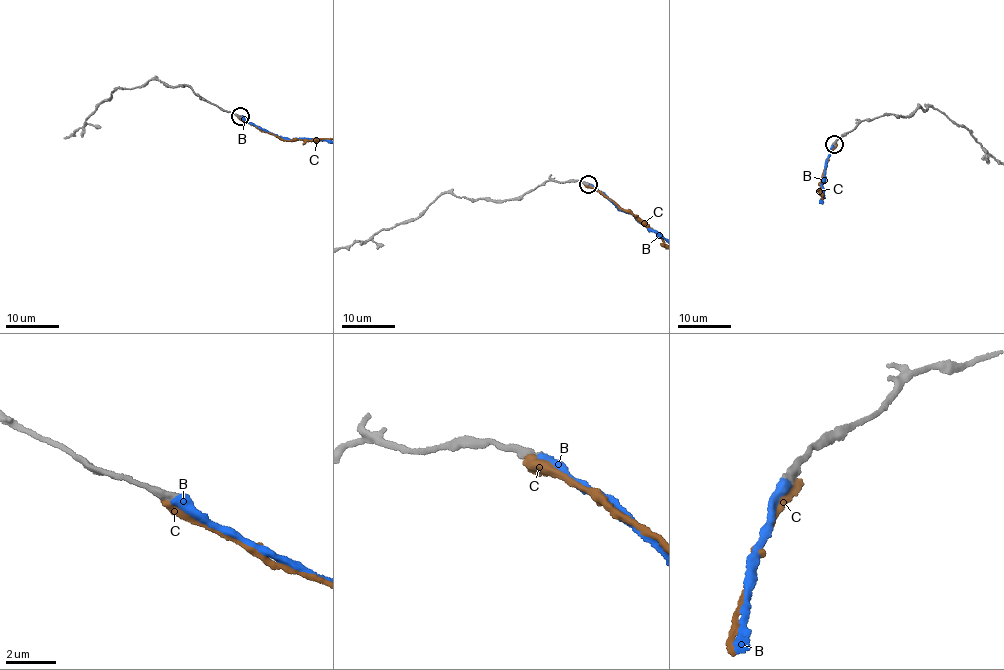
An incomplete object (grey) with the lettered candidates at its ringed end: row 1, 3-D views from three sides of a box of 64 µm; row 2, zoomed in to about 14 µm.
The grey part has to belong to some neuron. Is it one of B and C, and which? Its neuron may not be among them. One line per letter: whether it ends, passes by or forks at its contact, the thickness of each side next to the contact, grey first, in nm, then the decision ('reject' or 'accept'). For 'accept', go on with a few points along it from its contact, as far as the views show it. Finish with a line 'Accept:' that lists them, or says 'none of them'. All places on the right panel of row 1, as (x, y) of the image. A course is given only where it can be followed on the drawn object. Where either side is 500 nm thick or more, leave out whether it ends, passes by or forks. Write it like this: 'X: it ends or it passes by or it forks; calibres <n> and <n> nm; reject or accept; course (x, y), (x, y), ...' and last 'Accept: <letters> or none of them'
B: it ends; calibres 400 and 440 nm; accept
C: calibres 420 and 550 nm; reject
Accept: B

